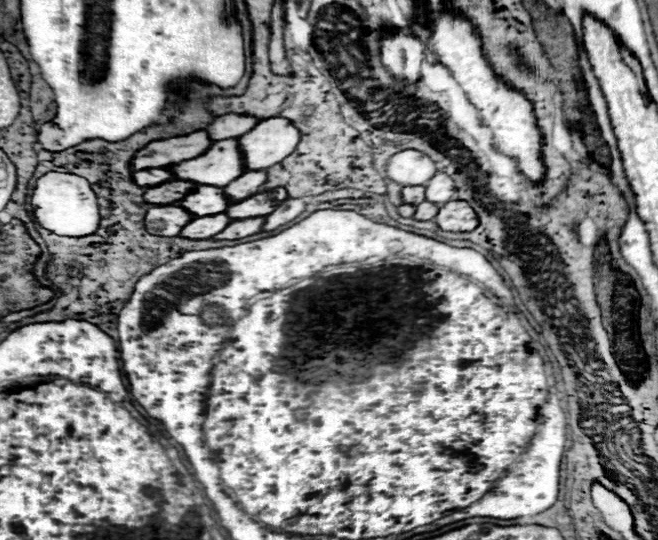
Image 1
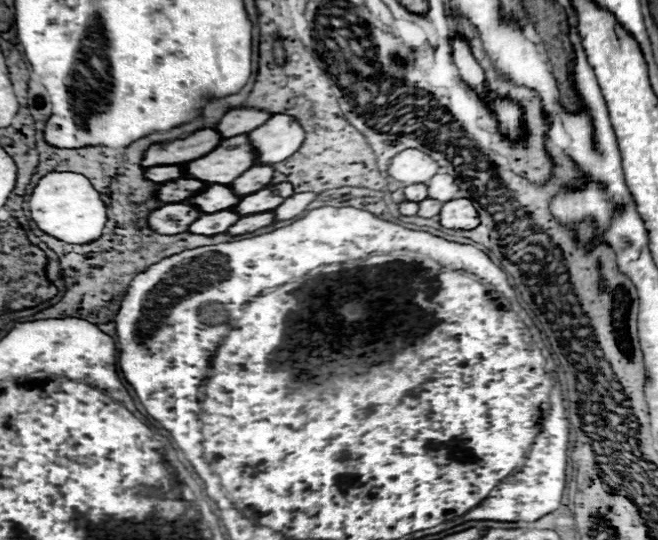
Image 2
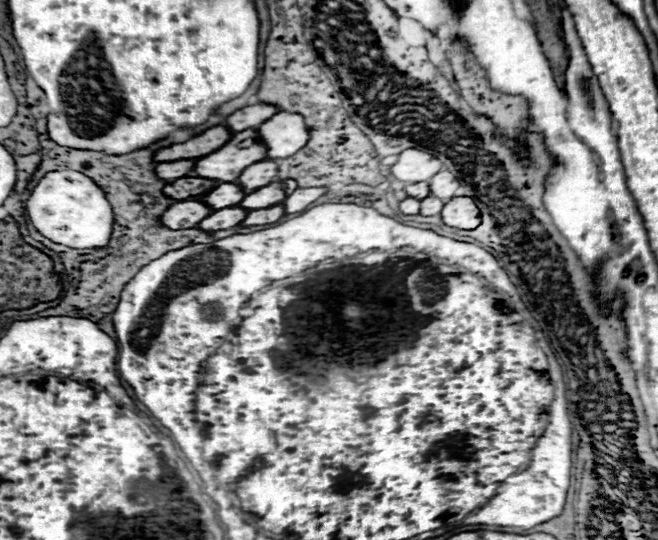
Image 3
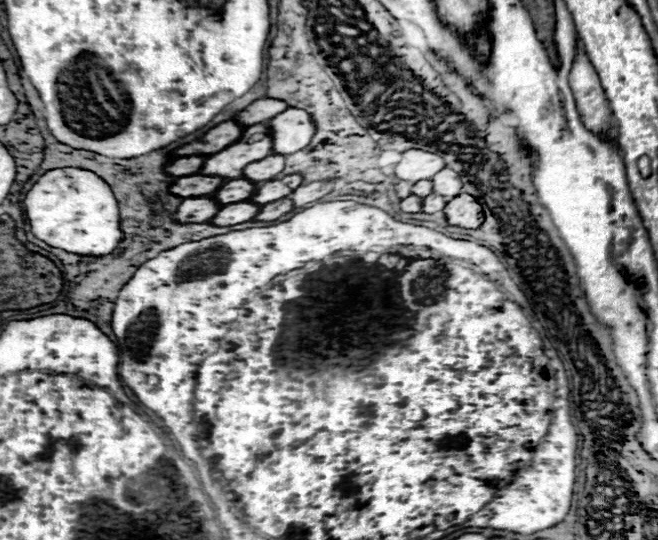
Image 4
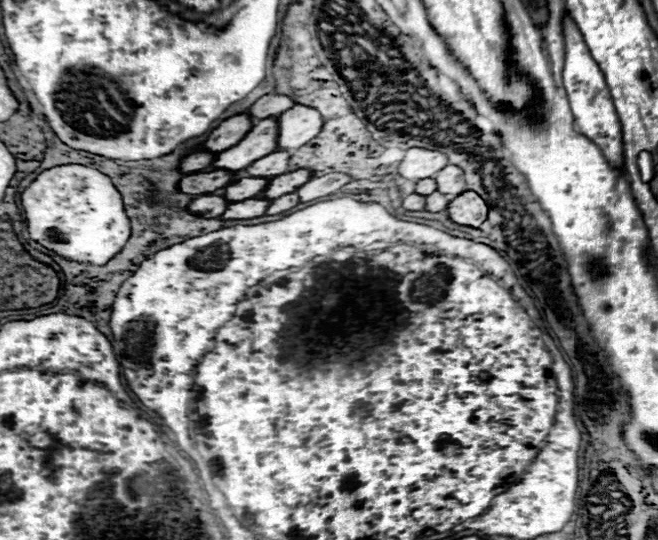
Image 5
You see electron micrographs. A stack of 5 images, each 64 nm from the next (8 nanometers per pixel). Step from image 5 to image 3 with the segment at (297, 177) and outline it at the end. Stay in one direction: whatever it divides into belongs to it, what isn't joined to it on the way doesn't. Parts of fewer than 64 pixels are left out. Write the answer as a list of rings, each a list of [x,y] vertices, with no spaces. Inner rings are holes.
[[[292,178],[268,184],[266,188],[258,188],[256,192],[250,192],[246,196],[246,200],[242,200],[240,206],[250,208],[250,210],[260,210],[260,208],[268,208],[272,204],[278,204],[282,200],[286,200],[294,190],[298,188],[298,182]]]

